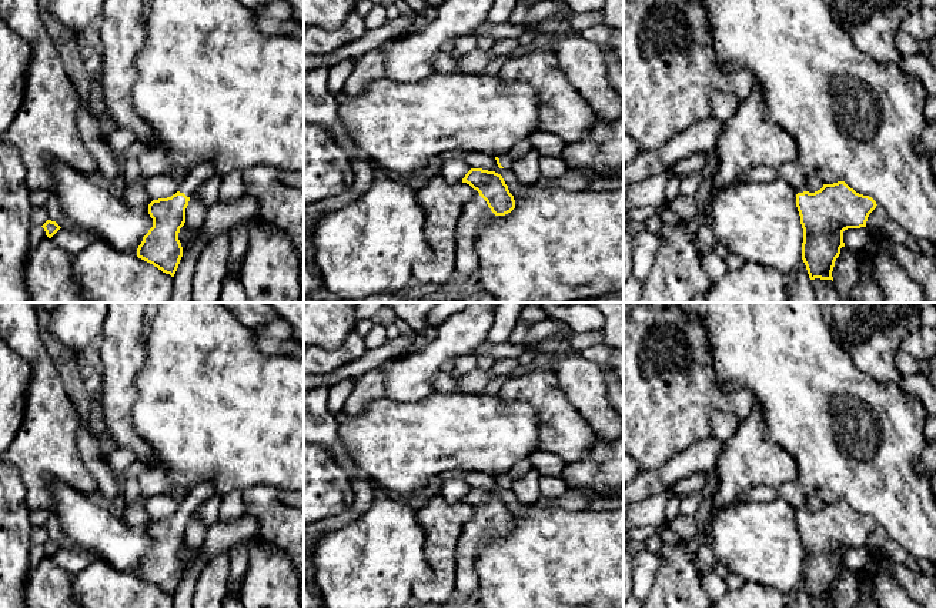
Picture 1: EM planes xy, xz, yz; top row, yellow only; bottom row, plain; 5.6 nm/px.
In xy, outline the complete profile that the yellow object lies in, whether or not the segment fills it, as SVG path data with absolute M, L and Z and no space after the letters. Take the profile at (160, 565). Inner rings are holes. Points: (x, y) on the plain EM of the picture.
M211 481L195 484L176 514L153 520L148 524L153 547L137 568L138 578L174 597L183 577L178 552L185 542L185 528L194 511L211 495L214 495L214 484Z

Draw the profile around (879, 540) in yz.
M876 525L876 528L869 534L866 547L869 551L878 549L882 555L896 564L902 564L910 571L919 571L919 559L915 558L910 552L905 551L887 532L882 525Z

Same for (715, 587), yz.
M696 555L693 558L693 562L698 568L701 584L709 599L713 602L722 598L728 591L725 578L711 571L702 571Z

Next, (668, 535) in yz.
M662 524L656 530L658 530L658 535L663 542L668 542L668 544L682 542L682 538L673 530L671 530L668 524Z

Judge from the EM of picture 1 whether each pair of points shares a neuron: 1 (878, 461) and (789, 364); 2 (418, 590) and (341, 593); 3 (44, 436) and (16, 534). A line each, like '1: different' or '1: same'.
1: same
2: different
3: different

